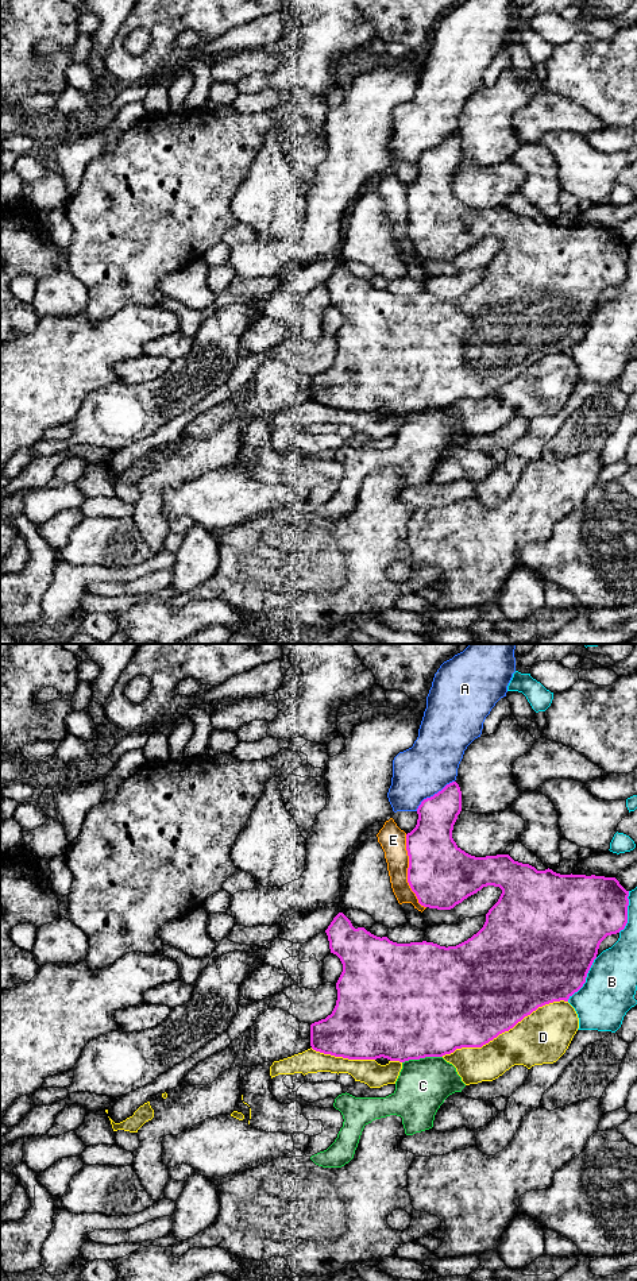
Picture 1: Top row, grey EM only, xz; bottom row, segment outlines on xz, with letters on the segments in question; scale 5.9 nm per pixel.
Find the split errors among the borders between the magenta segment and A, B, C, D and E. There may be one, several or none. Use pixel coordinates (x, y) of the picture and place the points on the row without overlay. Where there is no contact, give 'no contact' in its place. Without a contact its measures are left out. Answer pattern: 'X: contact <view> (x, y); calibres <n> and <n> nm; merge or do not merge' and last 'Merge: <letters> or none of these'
A: contact xz (435, 146); calibres 240 and 320 nm; do not merge
B: contact xz (585, 331); calibres 500 and 300 nm; do not merge
C: contact xz (421, 409); calibres 500 and 320 nm; do not merge
D: contact xz (504, 384); calibres 500 and 320 nm; do not merge
E: contact xz (408, 224); calibres 380 and 160 nm; do not merge
Merge: none of these

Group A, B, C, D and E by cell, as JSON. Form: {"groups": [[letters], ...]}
{"groups": [["A"], ["B"], ["C"], ["D"], ["E"]]}

